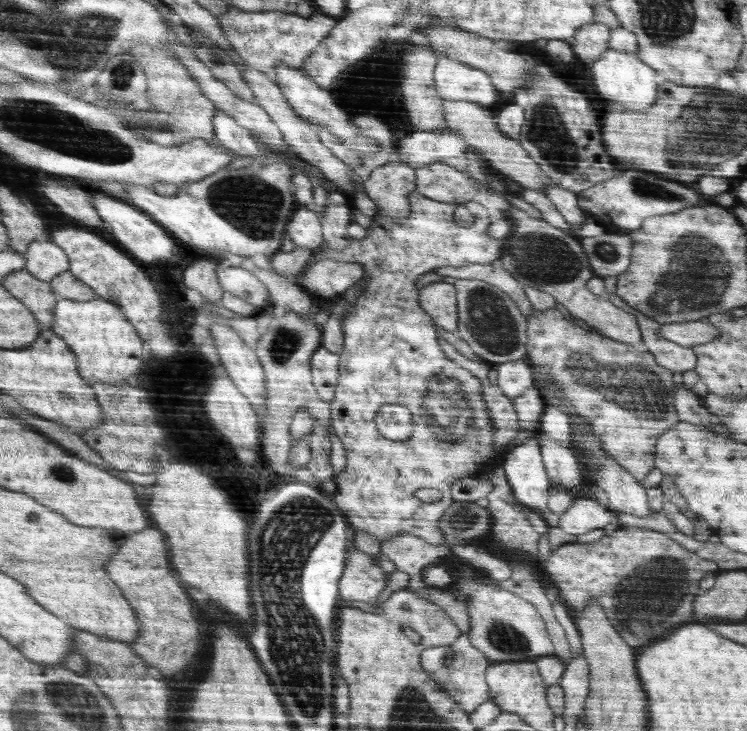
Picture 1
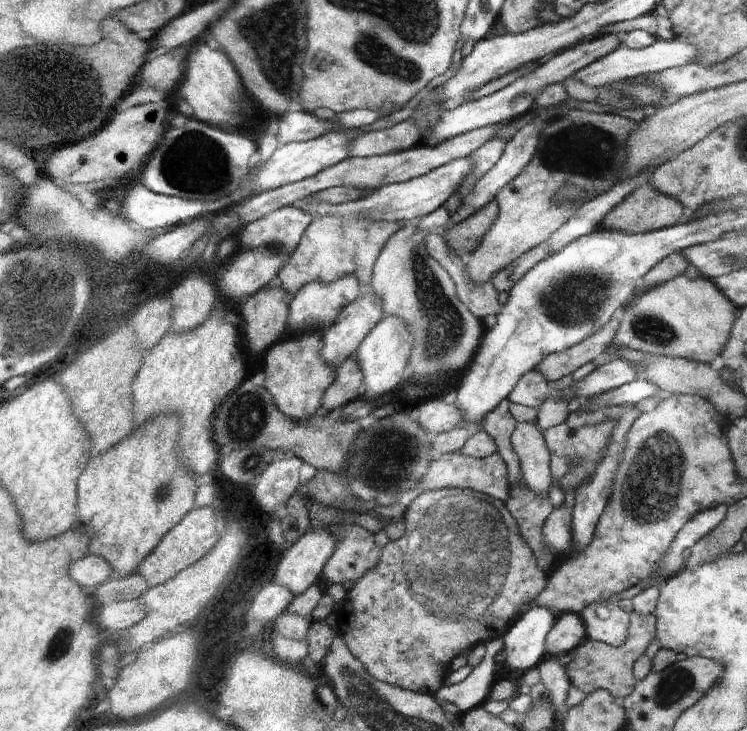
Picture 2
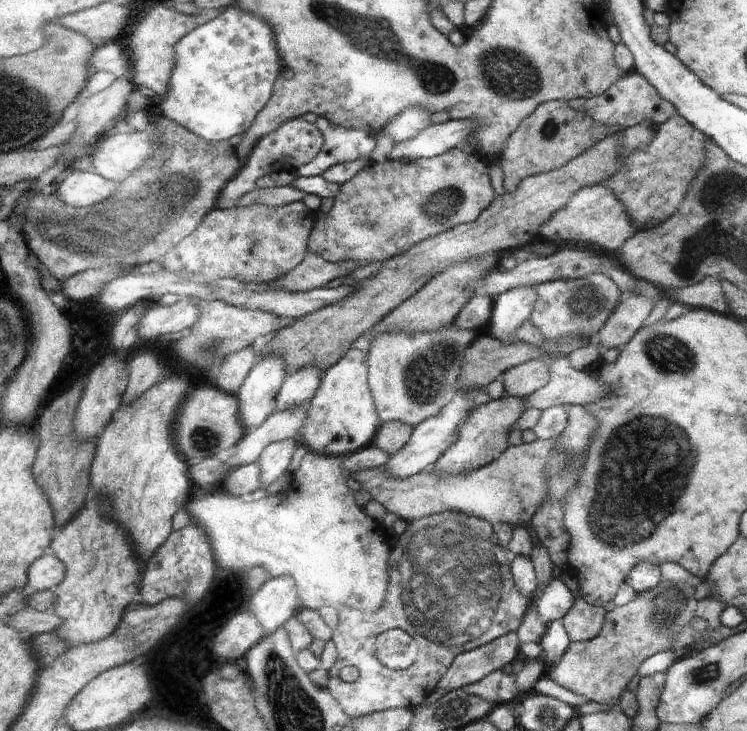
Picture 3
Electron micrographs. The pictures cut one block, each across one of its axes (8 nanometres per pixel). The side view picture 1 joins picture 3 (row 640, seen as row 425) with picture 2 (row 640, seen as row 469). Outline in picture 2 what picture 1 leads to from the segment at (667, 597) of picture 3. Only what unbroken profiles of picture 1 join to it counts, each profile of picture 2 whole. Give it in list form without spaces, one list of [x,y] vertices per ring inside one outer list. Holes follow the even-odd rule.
[[[636,611],[629,612],[630,622],[628,622],[628,638],[624,644],[613,647],[608,643],[600,643],[586,638],[573,651],[574,658],[565,666],[571,684],[578,687],[585,693],[594,693],[595,690],[604,689],[609,691],[616,698],[624,699],[634,692],[635,678],[633,666],[636,660],[645,654],[646,648],[655,637],[655,622],[653,614],[644,616]]]

